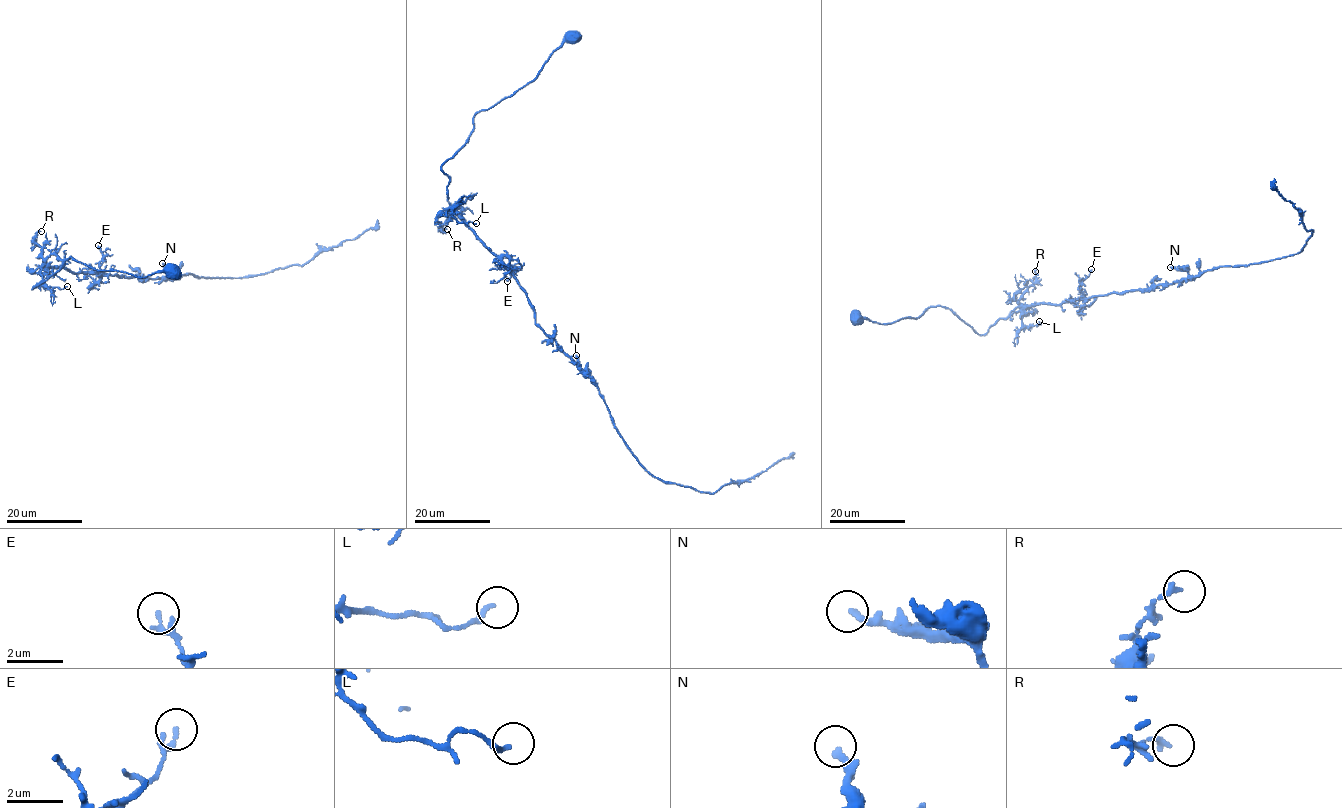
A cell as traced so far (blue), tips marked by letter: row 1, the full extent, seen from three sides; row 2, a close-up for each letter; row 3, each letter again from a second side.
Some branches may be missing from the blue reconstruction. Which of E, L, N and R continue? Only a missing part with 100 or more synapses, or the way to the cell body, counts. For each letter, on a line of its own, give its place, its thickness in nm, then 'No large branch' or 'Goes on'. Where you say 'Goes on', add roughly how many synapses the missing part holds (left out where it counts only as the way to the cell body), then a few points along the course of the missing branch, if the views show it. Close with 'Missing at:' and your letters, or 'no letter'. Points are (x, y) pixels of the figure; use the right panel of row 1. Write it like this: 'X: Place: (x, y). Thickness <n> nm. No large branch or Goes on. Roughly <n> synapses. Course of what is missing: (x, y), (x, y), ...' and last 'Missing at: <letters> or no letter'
E: Place: (1091, 269). Thickness 140 nm. No large branch
L: Place: (1039, 321). Thickness 180 nm. No large branch
N: Place: (1170, 267). Thickness 200 nm. No large branch
R: Place: (1035, 271). Thickness 190 nm. No large branch
Missing at: no letter

